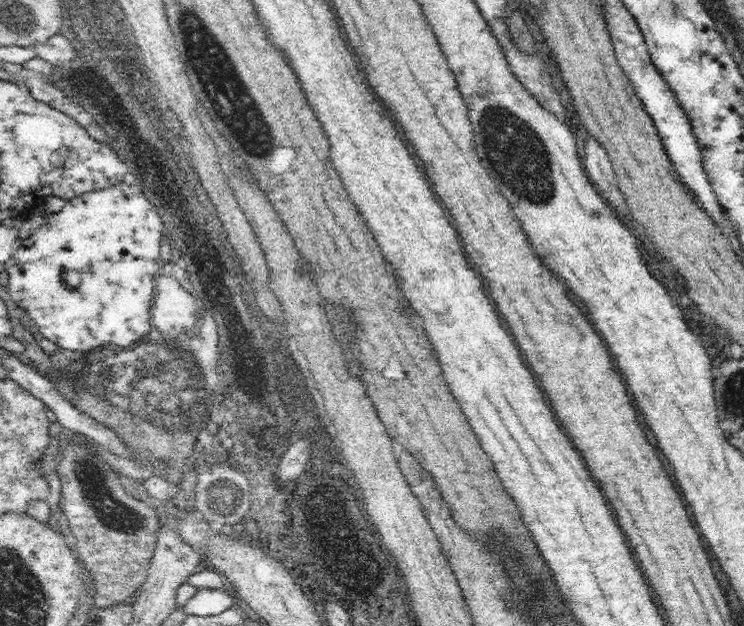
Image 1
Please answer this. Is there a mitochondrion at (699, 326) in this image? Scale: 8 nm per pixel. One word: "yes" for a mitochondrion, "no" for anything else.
no

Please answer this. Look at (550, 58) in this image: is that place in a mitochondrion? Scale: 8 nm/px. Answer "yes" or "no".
no

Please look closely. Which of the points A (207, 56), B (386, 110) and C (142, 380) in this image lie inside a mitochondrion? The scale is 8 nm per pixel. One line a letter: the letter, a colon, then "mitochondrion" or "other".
A: mitochondrion
B: other
C: mitochondrion

